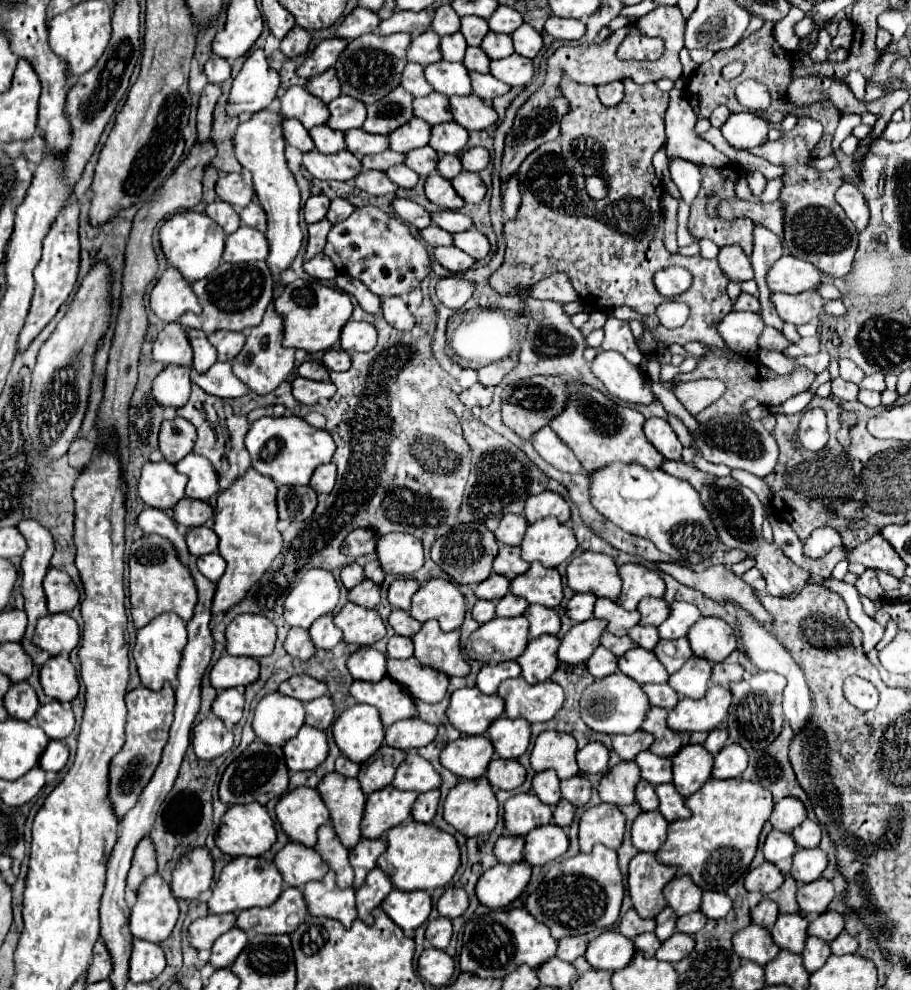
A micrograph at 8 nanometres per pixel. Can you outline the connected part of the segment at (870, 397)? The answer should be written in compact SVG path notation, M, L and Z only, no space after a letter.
M860 390L858 400L868 406L868 408L878 408L880 406L880 392L870 392L870 390Z

